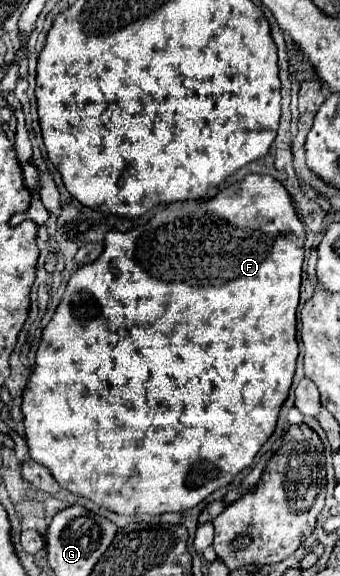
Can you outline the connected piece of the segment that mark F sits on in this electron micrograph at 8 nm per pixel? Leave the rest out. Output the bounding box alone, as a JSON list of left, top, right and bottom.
[21,175,305,515]

